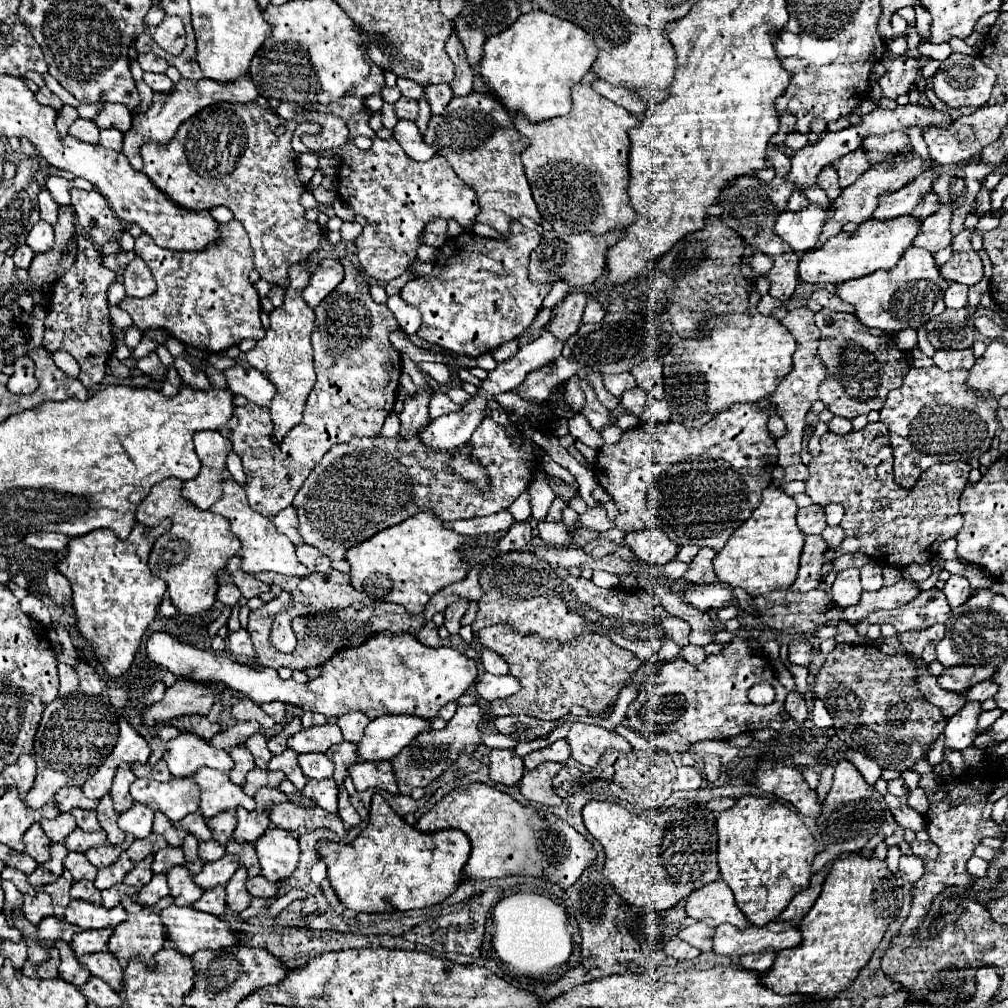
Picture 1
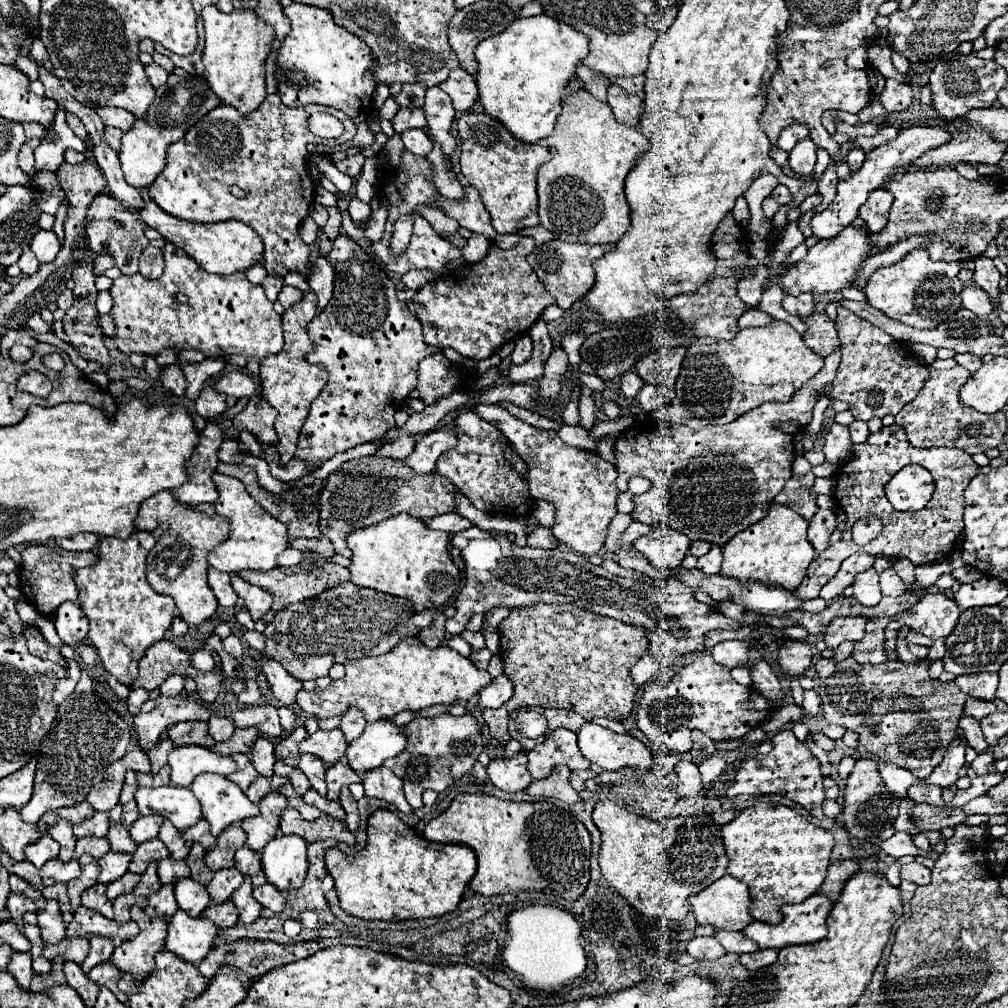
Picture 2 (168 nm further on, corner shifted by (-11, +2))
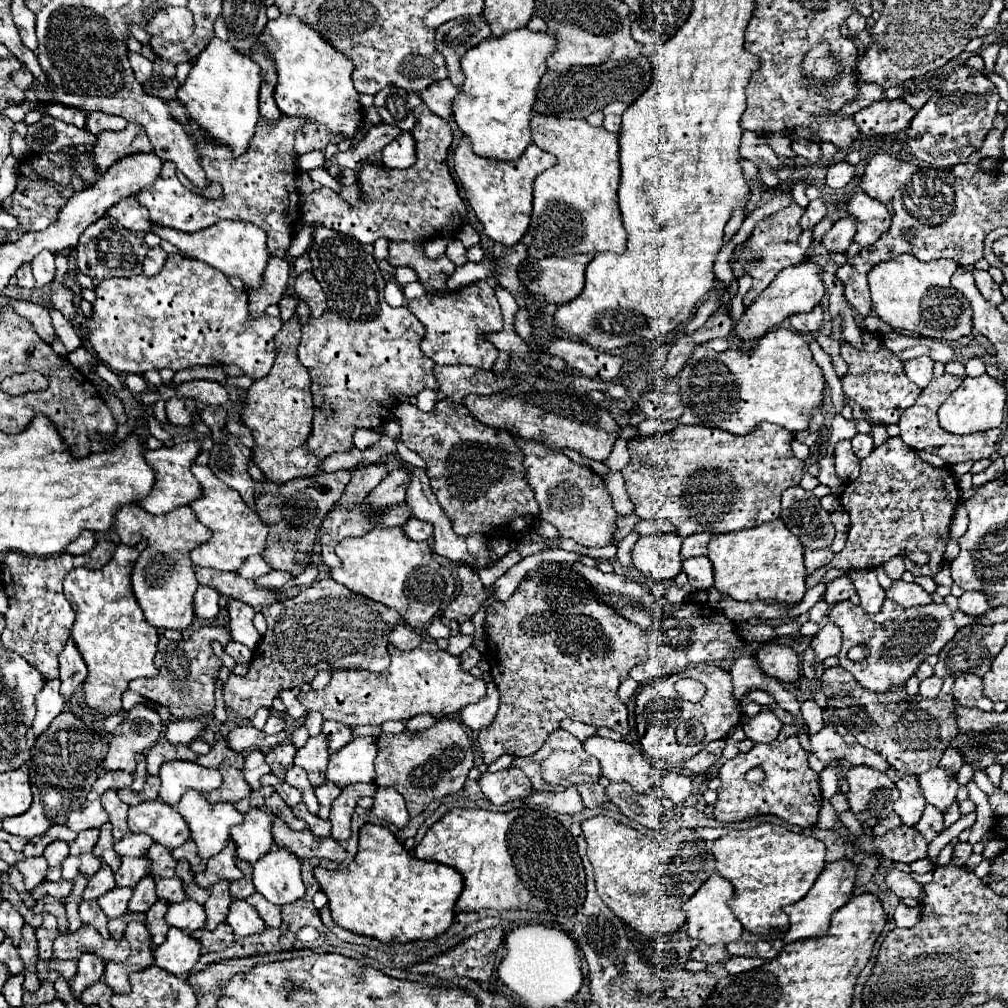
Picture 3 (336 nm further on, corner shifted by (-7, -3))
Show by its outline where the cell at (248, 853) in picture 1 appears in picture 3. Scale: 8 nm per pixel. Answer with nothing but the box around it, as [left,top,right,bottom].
[229,860,255,900]

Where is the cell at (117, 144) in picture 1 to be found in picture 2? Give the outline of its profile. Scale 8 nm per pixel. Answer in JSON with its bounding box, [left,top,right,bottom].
[105,127,123,151]

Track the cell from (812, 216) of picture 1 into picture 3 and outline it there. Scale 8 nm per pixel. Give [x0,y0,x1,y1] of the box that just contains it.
[823,216,855,254]

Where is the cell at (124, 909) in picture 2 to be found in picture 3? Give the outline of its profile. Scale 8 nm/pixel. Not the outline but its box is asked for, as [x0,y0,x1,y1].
[109,912,145,940]

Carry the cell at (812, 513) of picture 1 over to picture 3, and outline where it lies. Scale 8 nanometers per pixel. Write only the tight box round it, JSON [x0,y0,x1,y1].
[805,548,835,576]

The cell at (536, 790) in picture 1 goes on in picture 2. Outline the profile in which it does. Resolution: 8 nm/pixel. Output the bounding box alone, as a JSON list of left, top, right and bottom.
[527,765,581,803]

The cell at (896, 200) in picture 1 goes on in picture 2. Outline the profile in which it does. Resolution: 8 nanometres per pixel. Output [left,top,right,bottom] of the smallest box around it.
[859,187,893,233]

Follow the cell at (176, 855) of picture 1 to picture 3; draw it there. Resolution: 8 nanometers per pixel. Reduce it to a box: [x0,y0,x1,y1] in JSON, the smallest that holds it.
[155,878,185,904]

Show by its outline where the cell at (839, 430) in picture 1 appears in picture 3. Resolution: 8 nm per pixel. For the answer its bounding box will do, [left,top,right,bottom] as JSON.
[851,434,873,460]

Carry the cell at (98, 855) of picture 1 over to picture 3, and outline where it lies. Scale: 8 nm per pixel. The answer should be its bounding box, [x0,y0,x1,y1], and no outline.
[83,864,115,900]

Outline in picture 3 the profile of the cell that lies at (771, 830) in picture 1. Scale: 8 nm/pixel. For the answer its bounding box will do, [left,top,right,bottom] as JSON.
[711,822,825,936]

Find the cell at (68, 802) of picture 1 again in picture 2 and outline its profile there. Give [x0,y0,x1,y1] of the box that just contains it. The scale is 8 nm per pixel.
[41,801,95,825]

